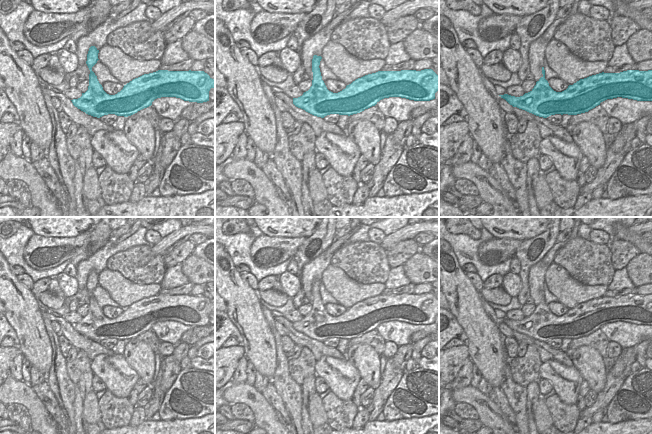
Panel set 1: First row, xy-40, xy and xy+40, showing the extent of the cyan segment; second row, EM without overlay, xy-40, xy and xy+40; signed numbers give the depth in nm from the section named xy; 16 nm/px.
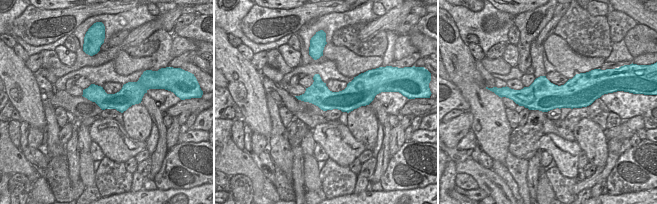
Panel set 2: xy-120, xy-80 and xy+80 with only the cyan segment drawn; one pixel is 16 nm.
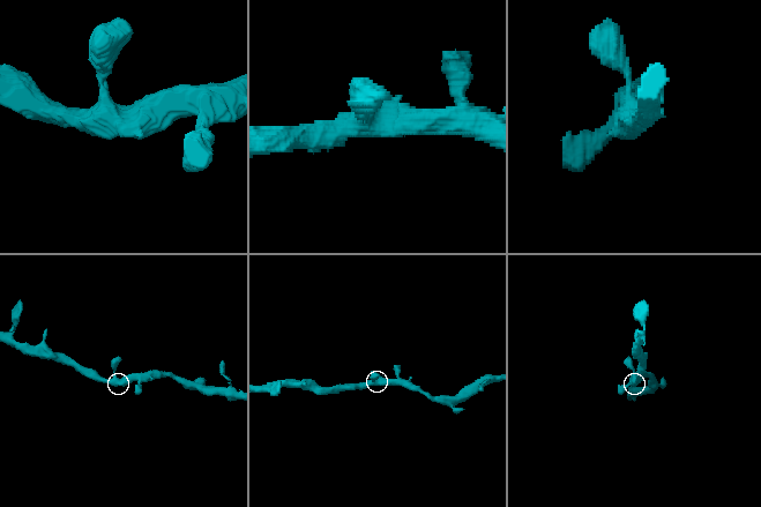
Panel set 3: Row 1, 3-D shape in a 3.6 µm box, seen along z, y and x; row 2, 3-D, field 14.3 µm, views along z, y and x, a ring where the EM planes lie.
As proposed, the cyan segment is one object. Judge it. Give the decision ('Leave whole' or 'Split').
Leave whole.

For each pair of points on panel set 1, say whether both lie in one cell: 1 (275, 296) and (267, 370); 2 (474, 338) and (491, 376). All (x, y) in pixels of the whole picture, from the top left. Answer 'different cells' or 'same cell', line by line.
1: different cells
2: same cell

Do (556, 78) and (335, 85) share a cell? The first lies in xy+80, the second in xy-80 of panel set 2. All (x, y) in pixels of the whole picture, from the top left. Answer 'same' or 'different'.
same

